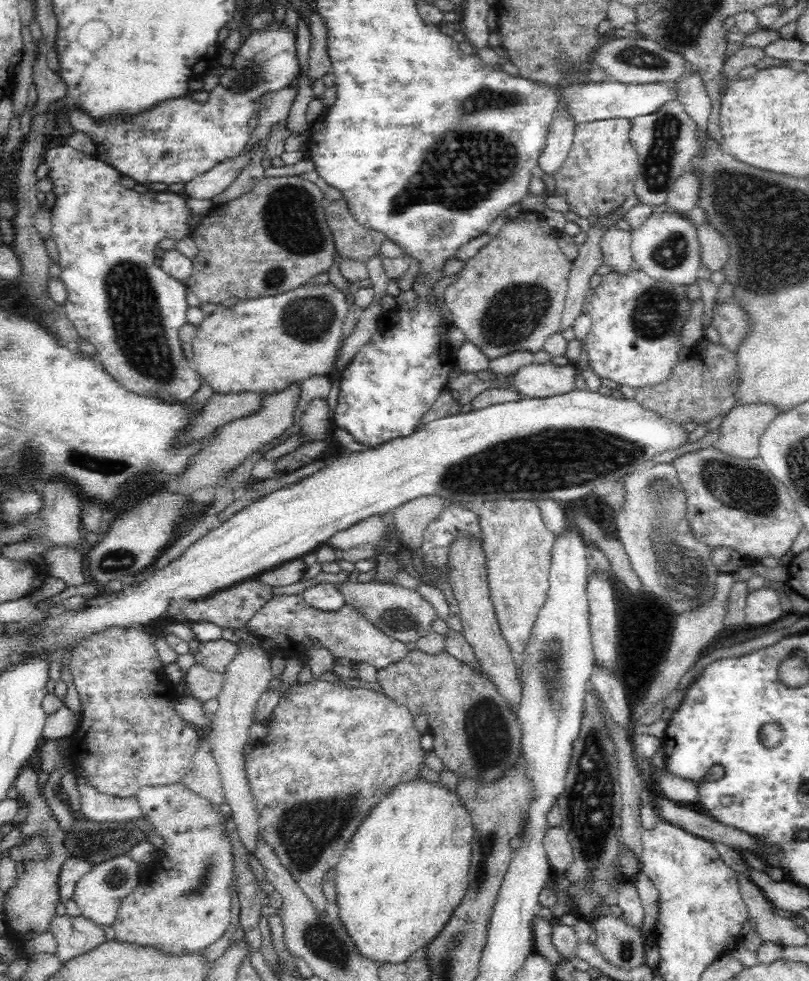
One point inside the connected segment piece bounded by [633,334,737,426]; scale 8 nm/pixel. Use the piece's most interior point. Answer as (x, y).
(699, 390)

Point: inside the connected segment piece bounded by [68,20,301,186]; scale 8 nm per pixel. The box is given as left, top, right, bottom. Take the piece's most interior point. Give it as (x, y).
(175, 141)

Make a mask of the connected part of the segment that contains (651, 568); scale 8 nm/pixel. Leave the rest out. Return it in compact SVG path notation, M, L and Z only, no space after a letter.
M648 463L624 477L624 480L627 491L626 502L620 510L614 510L612 516L616 524L615 538L623 544L634 572L642 581L642 586L648 593L664 599L676 616L705 606L715 597L715 580L720 572L712 563L711 550L708 546L693 541L690 534L689 522L685 517L684 490L681 489L677 470L672 464L656 464L655 466Z

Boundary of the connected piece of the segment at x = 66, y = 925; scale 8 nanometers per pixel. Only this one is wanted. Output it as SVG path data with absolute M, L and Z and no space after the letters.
M54 916L50 930L57 941L57 958L64 964L106 941L94 921L80 917Z

